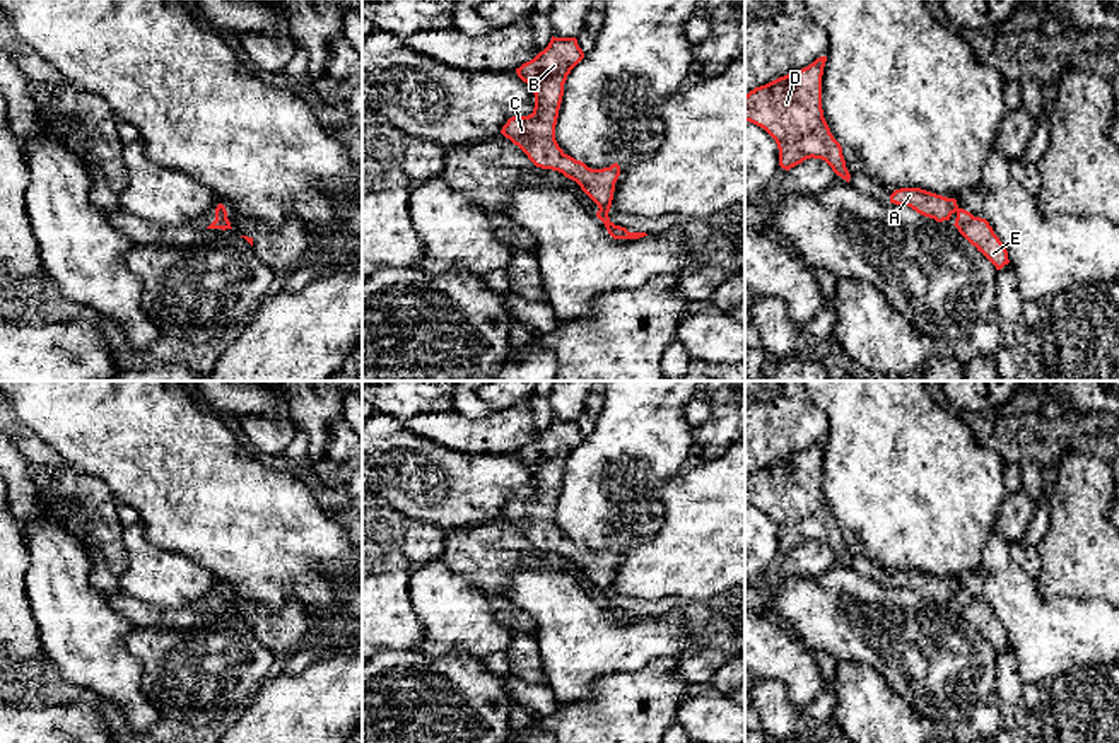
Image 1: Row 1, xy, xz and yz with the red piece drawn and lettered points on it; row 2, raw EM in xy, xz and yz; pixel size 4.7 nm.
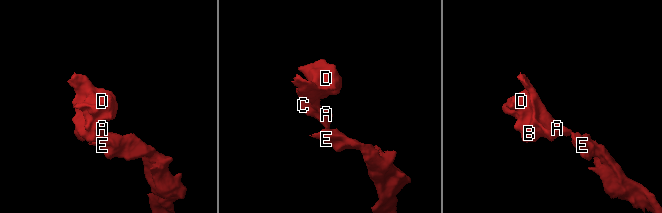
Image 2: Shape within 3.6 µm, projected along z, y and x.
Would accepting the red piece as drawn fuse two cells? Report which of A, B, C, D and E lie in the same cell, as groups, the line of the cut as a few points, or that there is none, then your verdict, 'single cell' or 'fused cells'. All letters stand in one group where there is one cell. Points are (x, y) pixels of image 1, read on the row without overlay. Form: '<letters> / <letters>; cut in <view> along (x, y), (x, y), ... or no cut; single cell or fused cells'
A B C D / E; cut in xz along (600, 591), (607, 595); fused cells

